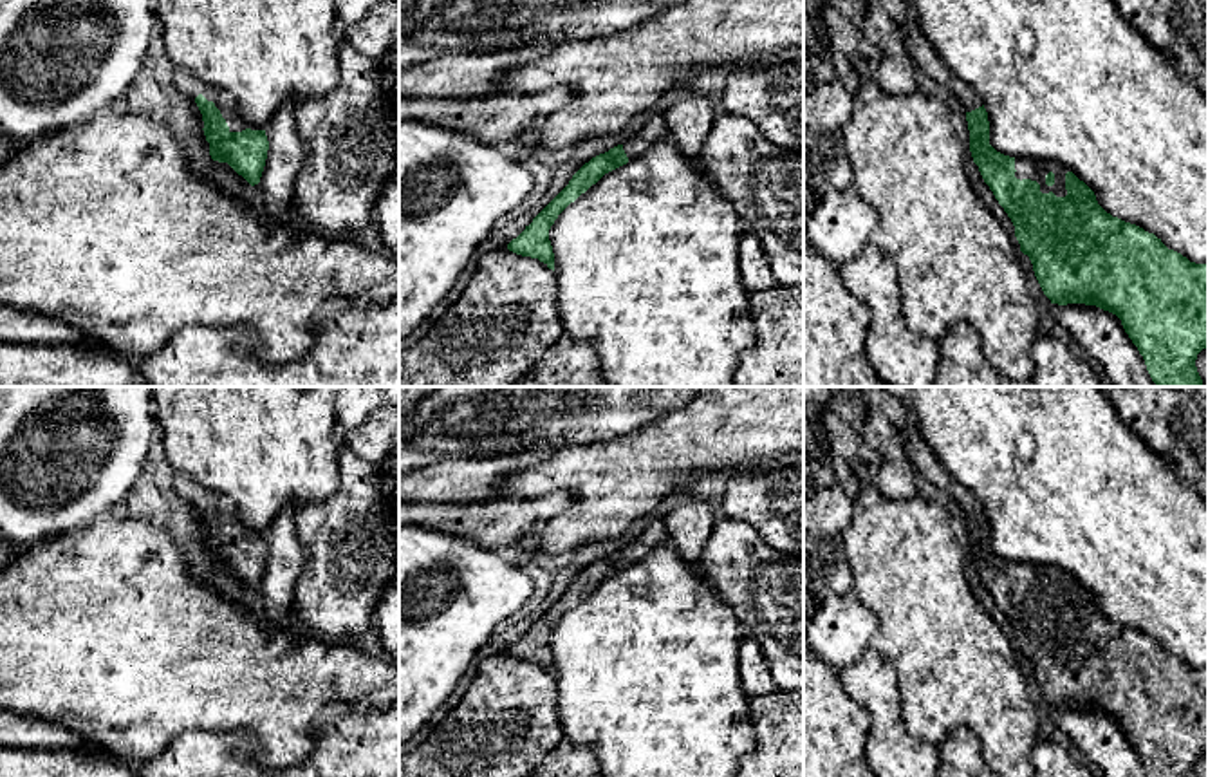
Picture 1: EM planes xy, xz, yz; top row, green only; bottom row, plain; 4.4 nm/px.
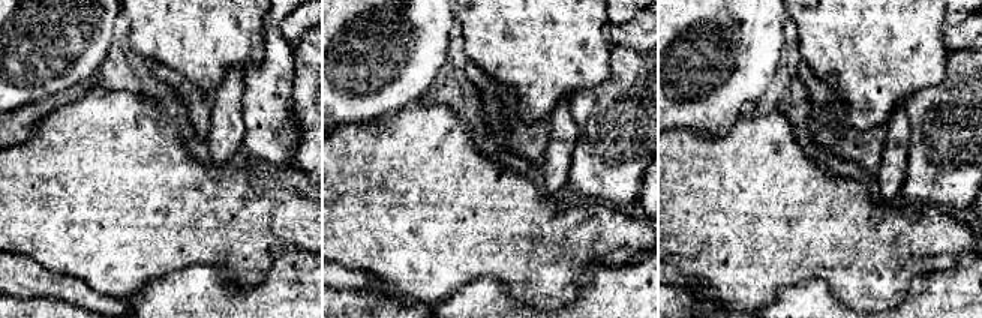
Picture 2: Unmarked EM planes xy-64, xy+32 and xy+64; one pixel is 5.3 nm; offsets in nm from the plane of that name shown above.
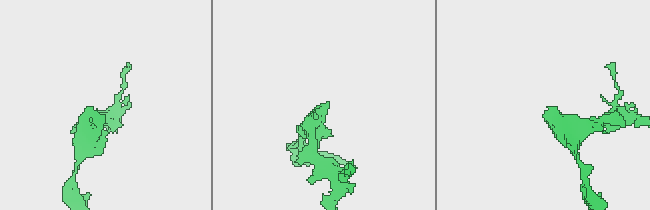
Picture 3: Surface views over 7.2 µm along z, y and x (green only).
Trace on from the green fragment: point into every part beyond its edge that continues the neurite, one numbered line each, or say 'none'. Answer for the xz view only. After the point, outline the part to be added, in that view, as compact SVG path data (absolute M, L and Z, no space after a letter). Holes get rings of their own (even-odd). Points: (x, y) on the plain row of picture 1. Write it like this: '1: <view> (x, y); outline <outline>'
1: xz (656, 533); outline M650 517L648 520L645 520L645 531L634 542L623 548L623 555L628 566L634 566L643 557L646 557L654 548L668 542L670 537L663 519Z

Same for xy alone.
1: xy (223, 505); outline M204 491L200 497L208 506L213 506L215 511L220 515L222 522L226 524L229 537L242 537L246 529L240 526L238 510L235 504L218 493Z

